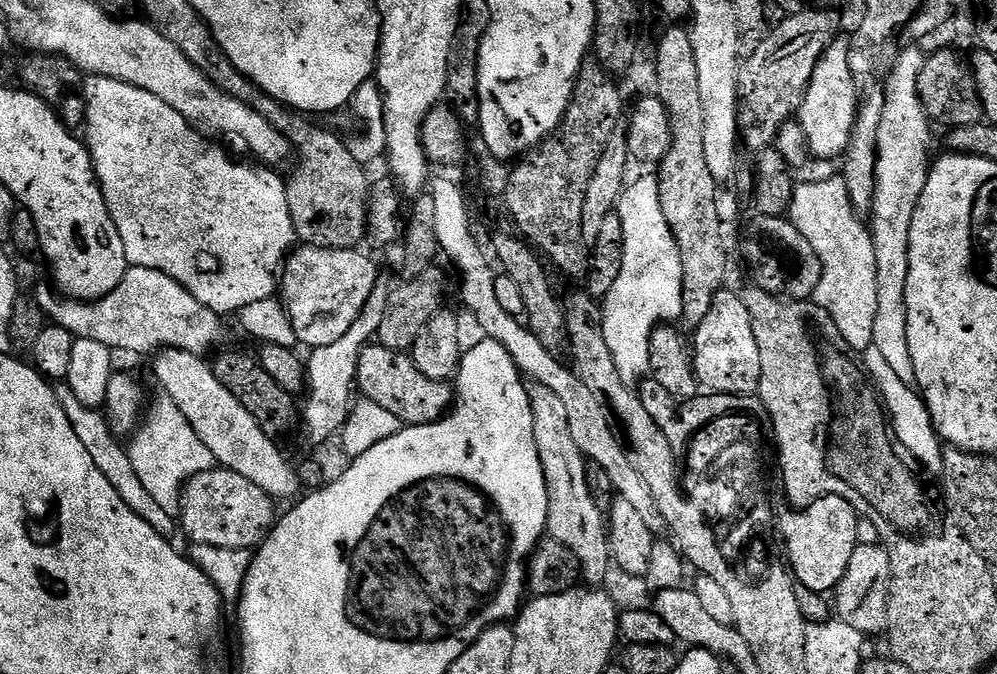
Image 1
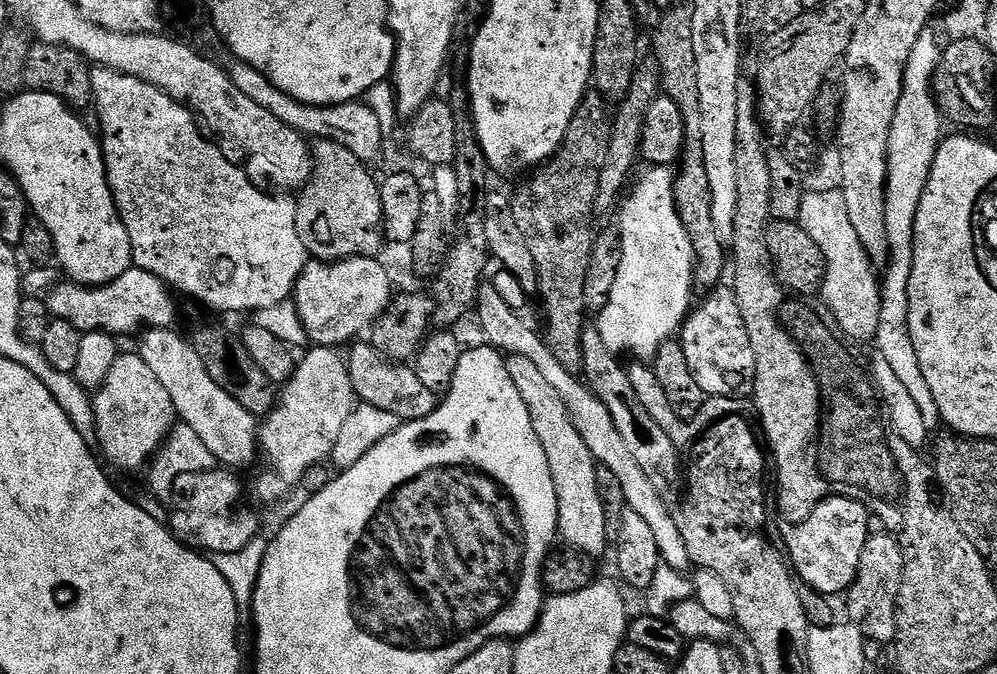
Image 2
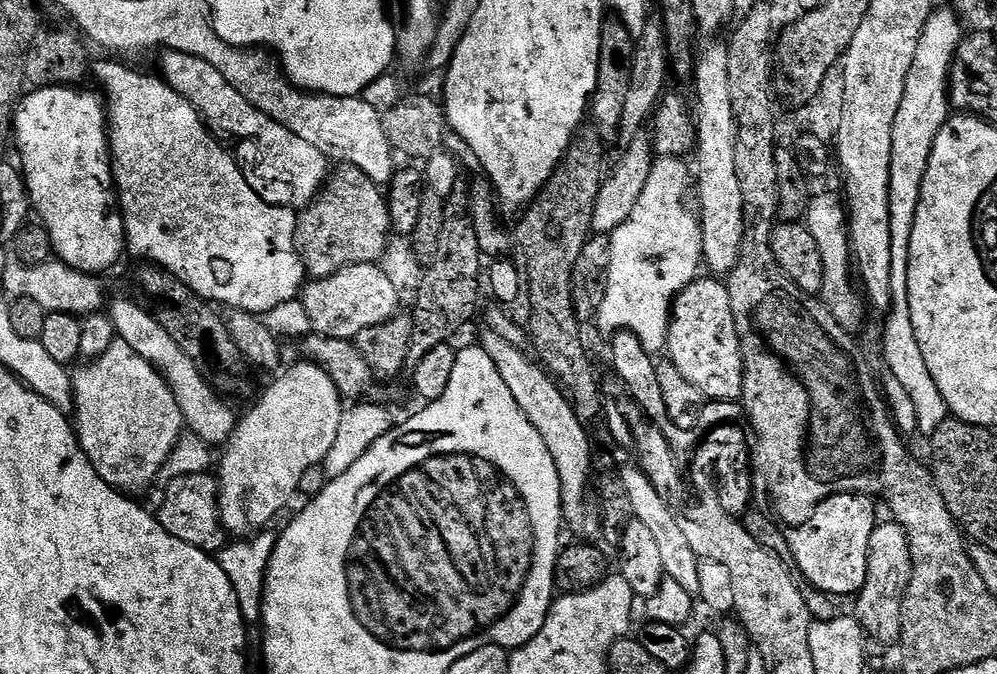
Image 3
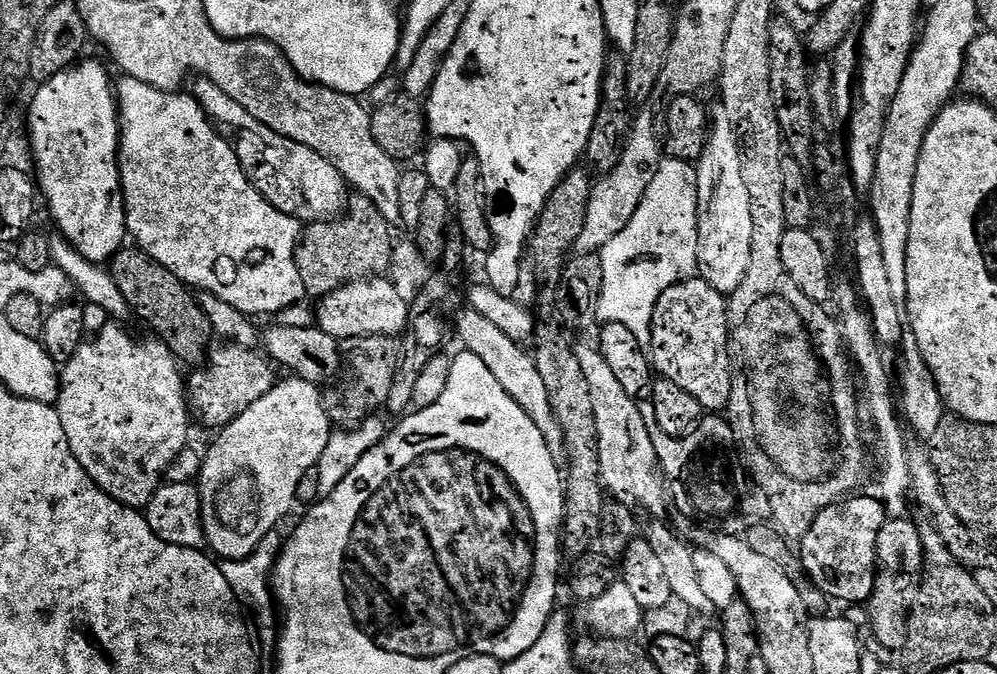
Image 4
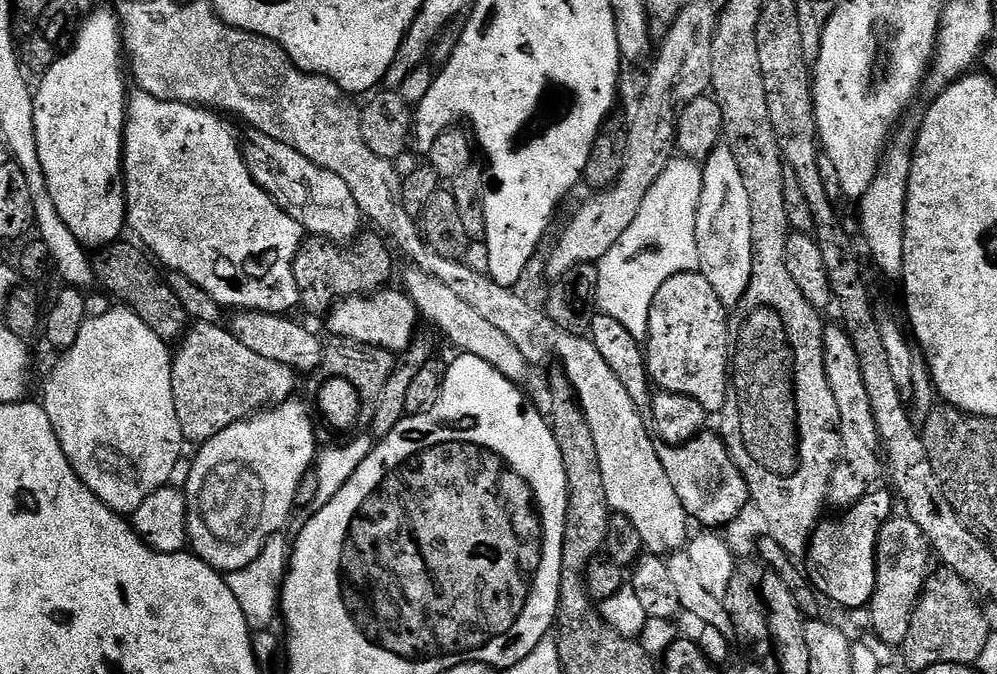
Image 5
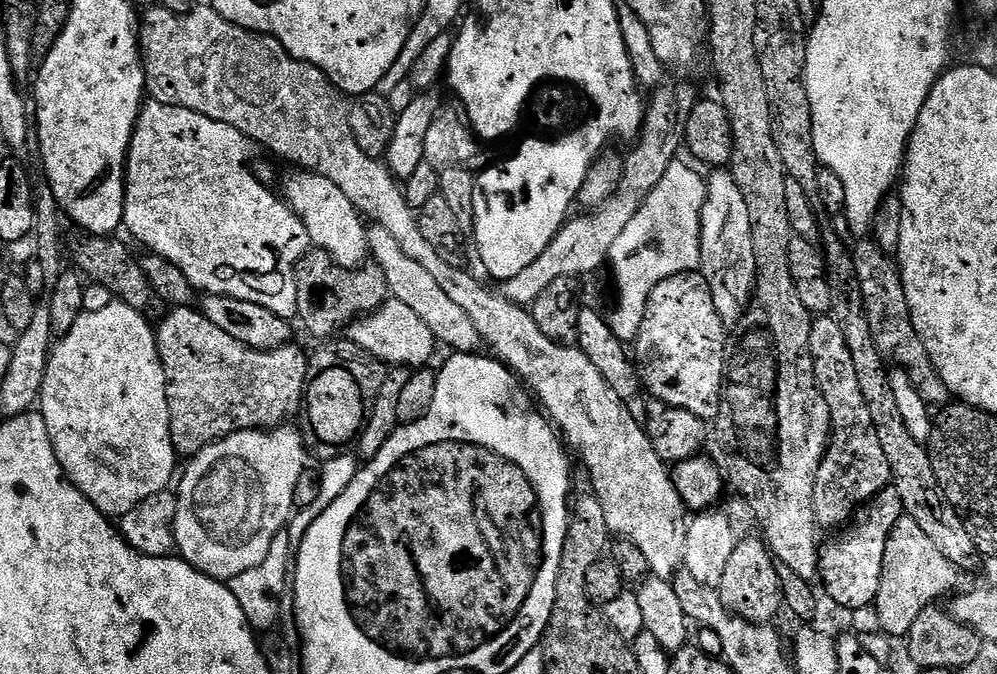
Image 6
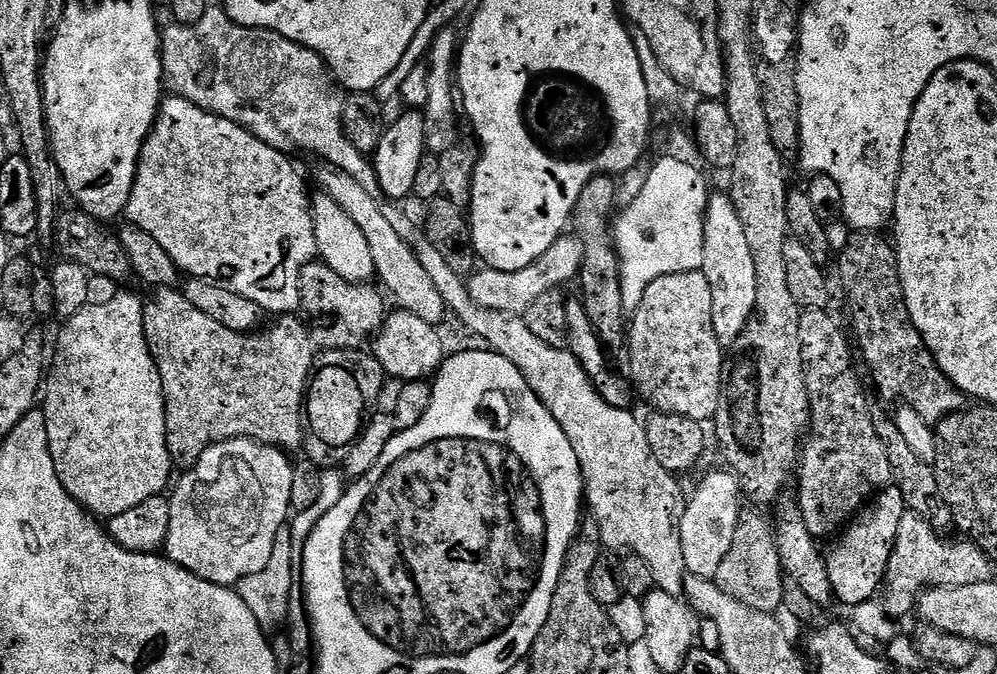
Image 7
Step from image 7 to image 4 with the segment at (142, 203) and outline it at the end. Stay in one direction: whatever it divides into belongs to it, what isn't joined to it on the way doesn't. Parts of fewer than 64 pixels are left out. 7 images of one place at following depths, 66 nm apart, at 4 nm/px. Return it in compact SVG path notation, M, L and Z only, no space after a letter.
M121 75L119 79L115 81L114 91L120 122L120 154L118 157L120 161L120 188L124 191L124 213L128 223L128 236L131 239L136 239L133 240L135 247L172 271L188 288L214 294L218 298L222 298L222 302L230 302L230 306L242 310L249 317L268 316L271 312L272 315L278 314L286 306L301 303L306 296L302 286L302 278L298 274L298 266L296 265L296 246L302 231L301 221L282 214L274 205L266 202L266 198L262 198L260 188L249 180L247 174L242 170L240 160L236 157L235 147L229 141L227 144L219 136L221 133L209 120L195 96L185 94L183 91L163 92L154 86L146 86L146 82L138 82L138 78L130 78L125 75Z

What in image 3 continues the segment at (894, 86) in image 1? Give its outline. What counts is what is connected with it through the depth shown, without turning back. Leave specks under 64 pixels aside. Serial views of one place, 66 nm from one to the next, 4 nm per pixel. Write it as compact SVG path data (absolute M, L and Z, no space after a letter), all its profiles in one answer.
M937 7L924 27L922 38L918 42L918 54L914 54L914 66L910 66L910 78L906 78L906 94L902 94L902 106L898 106L898 118L894 118L892 134L892 153L890 154L890 184L888 186L888 206L890 208L890 238L892 239L892 269L890 270L890 286L892 287L892 304L888 307L884 320L884 364L886 372L898 379L903 389L910 394L917 415L916 432L931 438L934 430L949 419L950 413L934 378L926 370L926 362L922 362L922 354L918 350L918 338L914 338L914 322L910 322L910 302L908 301L908 251L910 250L910 234L914 230L914 214L918 210L922 182L926 178L926 166L930 162L930 154L934 146L934 138L938 138L938 130L950 119L950 101L948 99L948 71L952 69L952 56L958 50L962 39L962 20L951 7Z

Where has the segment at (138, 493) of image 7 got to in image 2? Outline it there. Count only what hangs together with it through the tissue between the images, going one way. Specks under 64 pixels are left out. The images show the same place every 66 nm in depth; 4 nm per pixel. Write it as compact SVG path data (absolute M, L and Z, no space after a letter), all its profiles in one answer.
M138 354L117 355L106 378L95 389L91 402L96 423L94 440L100 443L99 451L102 456L104 451L105 461L108 459L124 472L136 472L140 467L143 469L159 452L177 419L165 387Z

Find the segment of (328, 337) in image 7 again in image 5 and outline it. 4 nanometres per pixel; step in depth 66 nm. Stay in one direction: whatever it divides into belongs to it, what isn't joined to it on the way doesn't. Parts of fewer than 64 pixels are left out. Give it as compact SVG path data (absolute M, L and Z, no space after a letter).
M372 230L357 236L347 246L324 240L321 236L308 236L292 263L294 282L300 291L299 307L312 316L323 317L337 302L347 300L349 296L370 296L381 291L392 276L391 251L385 237Z

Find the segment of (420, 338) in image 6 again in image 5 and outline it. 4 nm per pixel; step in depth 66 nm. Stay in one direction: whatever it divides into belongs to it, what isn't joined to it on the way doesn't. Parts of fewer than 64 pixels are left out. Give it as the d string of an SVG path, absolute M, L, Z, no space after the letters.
M388 291L373 292L370 296L349 296L347 300L337 302L326 316L328 328L333 332L331 335L341 340L353 340L375 348L385 348L393 354L405 352L417 335L418 313L407 292Z

